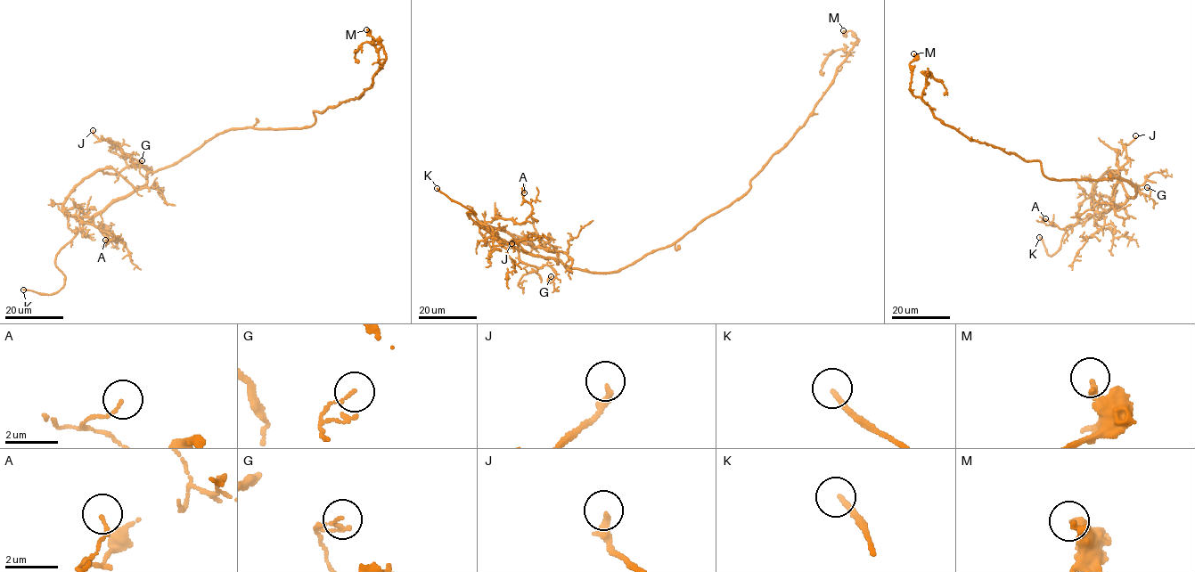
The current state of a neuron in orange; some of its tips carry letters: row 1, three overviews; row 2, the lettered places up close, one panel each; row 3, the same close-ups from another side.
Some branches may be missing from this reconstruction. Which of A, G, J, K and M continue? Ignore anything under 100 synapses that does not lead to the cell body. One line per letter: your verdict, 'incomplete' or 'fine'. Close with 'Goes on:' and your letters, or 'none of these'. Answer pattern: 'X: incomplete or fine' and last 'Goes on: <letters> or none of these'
A: fine
G: fine
J: fine
K: incomplete
M: fine
Goes on: K

